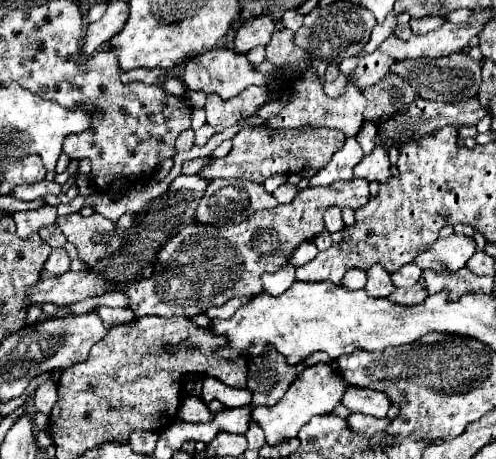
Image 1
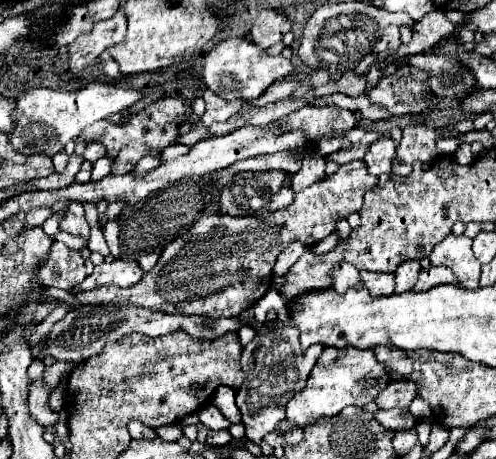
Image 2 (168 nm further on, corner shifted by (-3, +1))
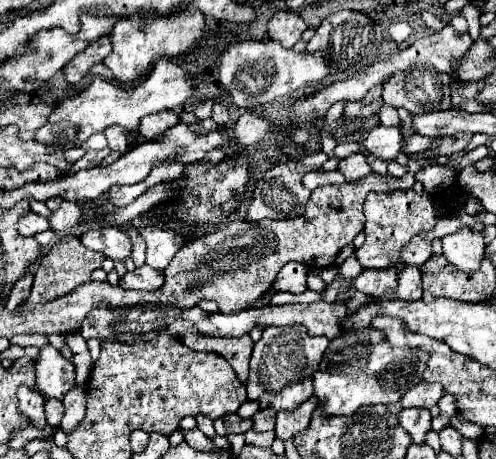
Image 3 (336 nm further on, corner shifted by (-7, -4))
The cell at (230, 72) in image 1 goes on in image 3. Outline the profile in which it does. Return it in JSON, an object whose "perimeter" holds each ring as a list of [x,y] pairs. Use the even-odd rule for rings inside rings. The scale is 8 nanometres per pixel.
{"perimeter":[[[243,41],[223,51],[219,65],[219,85],[223,85],[227,91],[229,103],[233,107],[253,109],[283,97],[305,83],[321,81],[327,73],[329,67],[323,53],[295,53],[293,49],[283,49],[277,41]]]}

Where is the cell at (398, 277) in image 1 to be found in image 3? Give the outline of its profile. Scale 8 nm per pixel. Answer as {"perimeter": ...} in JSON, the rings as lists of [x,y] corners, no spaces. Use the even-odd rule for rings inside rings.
{"perimeter":[[[411,265],[399,271],[399,287],[397,297],[405,301],[417,301],[421,299],[421,269]]]}

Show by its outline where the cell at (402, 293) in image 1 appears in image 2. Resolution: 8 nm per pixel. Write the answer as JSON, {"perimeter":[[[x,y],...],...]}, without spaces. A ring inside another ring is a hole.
{"perimeter":[[[429,266],[429,268],[423,268],[419,272],[419,280],[417,280],[413,290],[415,292],[425,292],[425,290],[431,290],[433,286],[439,286],[439,284],[459,286],[459,278],[447,266]]]}

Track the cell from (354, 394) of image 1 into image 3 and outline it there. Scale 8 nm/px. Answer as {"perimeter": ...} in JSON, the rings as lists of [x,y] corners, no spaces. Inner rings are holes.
{"perimeter":[[[421,381],[401,397],[401,405],[403,407],[425,407],[425,409],[429,409],[441,399],[441,395],[443,395],[443,385]]]}

